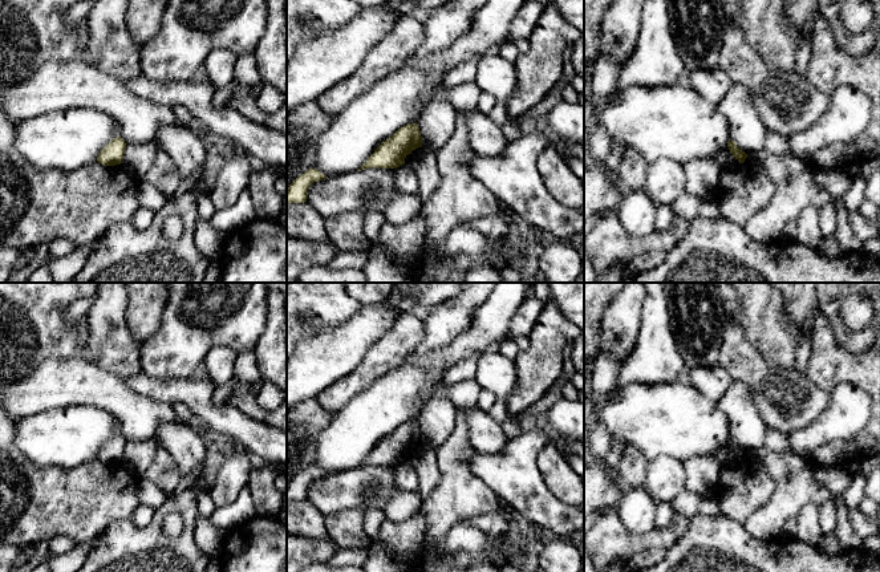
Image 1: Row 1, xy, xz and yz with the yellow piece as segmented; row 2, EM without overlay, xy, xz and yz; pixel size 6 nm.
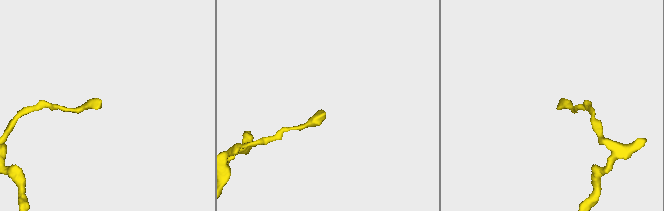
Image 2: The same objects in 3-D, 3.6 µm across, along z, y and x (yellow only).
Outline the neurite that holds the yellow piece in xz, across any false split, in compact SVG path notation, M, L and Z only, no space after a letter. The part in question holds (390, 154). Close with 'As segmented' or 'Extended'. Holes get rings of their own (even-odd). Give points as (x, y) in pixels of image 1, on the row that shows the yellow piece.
M418 123L405 125L384 141L358 170L397 169L405 165L405 158L418 147L422 147Z. As segmented

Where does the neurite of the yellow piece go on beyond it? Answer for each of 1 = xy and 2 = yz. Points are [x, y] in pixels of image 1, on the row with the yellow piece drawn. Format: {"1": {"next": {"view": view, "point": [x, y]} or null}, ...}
{"1": {"next": null}, "2": {"next": null}}

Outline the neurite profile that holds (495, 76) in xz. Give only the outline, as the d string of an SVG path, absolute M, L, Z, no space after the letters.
M487 53L478 64L474 82L498 102L506 102L516 92L516 66L495 53Z

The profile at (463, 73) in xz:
M475 57L469 62L458 65L457 68L451 69L449 73L445 74L442 86L445 89L451 89L461 84L474 82L480 58L482 57Z

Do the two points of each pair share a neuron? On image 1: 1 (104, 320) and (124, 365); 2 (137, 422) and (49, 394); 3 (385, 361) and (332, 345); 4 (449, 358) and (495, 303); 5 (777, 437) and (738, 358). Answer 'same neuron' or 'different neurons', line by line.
1: same neuron
2: same neuron
3: different neurons
4: same neuron
5: different neurons

